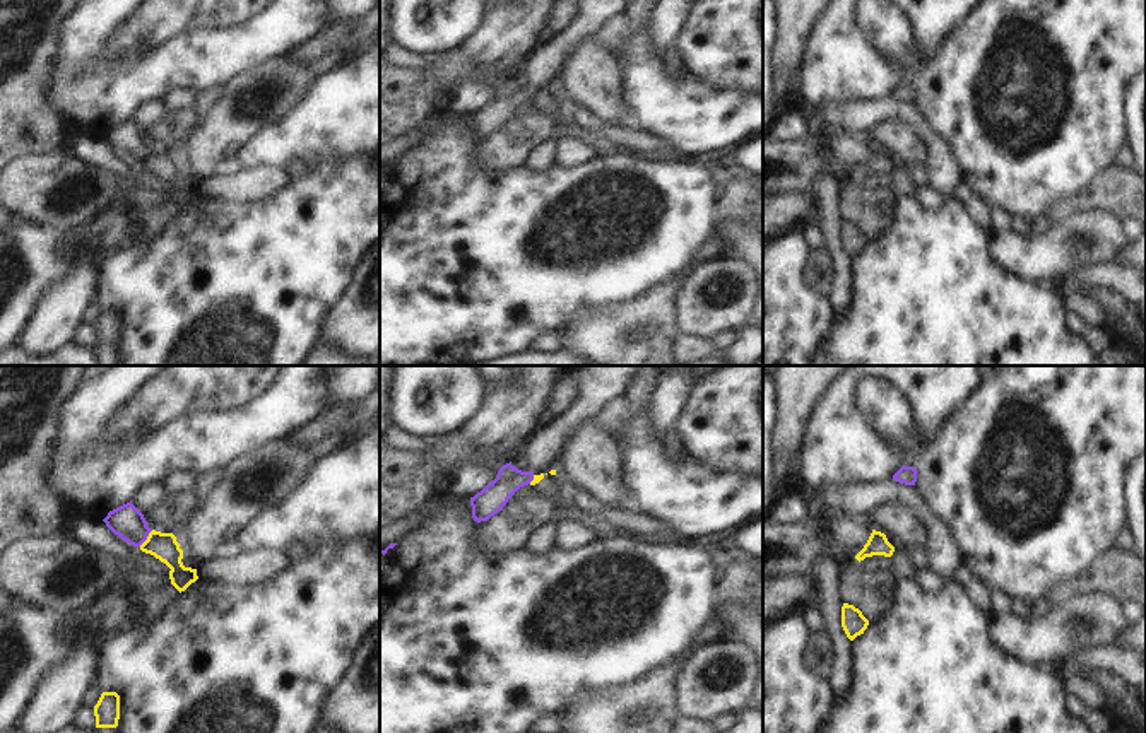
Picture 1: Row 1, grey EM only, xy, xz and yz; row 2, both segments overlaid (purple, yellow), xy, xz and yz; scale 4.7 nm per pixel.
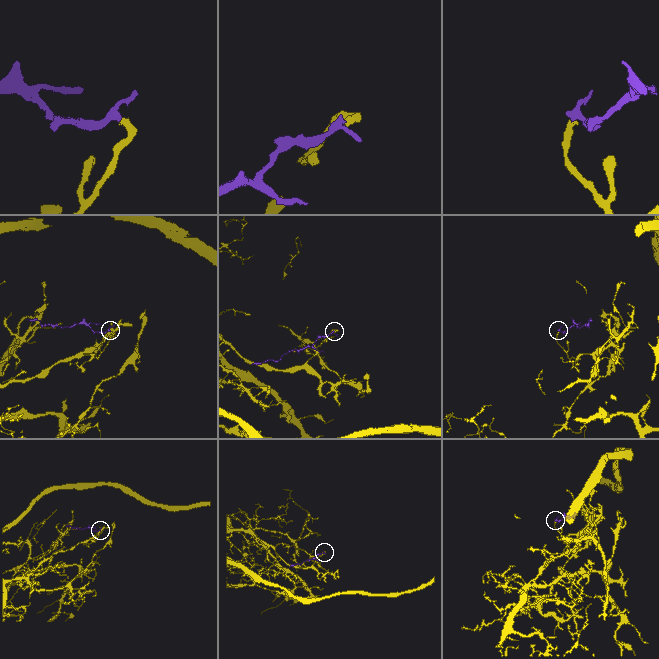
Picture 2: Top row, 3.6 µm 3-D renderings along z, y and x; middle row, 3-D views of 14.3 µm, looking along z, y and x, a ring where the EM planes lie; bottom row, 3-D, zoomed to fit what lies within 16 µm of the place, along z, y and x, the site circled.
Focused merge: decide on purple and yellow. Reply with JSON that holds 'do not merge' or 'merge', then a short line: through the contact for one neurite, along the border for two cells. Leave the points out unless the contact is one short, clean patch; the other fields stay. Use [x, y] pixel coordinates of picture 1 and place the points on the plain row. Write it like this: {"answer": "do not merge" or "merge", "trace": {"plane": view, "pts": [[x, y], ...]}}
{"answer": "do not merge", "trace": {"plane": "xy", "pts": [[153, 147], [139, 163]]}}

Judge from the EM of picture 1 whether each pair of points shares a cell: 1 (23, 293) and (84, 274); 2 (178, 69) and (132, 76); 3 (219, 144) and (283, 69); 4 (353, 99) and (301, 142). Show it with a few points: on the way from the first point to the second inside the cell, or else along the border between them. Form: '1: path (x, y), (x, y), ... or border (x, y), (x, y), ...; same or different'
1: border (84, 258), (52, 286), (31, 315); different
2: path (166, 69), (144, 76); same
3: path (231, 123), (250, 101), (250, 91), (262, 84); same
4: path (341, 111), (327, 125), (313, 132); same

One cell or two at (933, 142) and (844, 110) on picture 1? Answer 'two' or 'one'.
one

